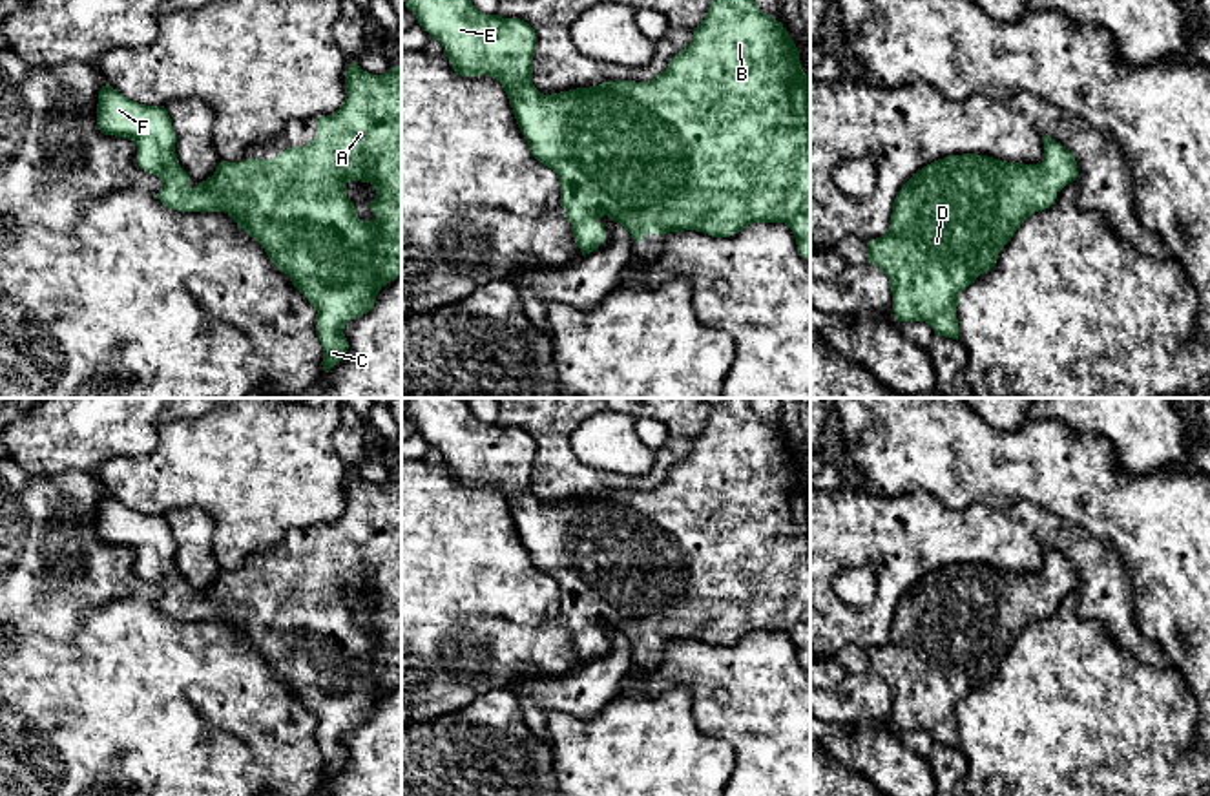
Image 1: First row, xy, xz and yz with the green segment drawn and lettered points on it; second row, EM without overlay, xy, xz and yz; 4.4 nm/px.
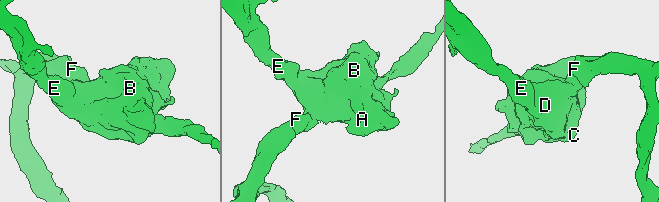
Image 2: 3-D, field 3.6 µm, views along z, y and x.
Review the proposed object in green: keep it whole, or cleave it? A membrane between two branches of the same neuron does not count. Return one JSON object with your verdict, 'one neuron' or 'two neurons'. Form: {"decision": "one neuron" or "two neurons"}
{"decision": "one neuron"}

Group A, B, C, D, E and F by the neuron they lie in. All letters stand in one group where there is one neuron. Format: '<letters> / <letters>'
A B C D E F

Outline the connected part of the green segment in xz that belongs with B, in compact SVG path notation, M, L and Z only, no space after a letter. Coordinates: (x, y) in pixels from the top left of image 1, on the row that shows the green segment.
M405 0L405 7L416 15L418 24L429 33L429 37L433 37L434 40L438 40L442 44L443 55L449 58L456 75L462 75L462 77L487 75L487 77L496 79L502 84L502 88L509 99L509 104L513 108L516 124L518 124L524 139L527 141L531 155L538 162L542 162L544 166L551 168L557 173L557 179L560 184L560 206L564 208L566 219L573 225L575 243L580 248L582 256L597 250L600 246L600 243L606 239L604 225L599 219L608 215L611 221L622 225L637 243L641 243L646 234L664 236L670 232L695 230L695 232L708 234L712 237L730 237L752 223L785 223L796 237L798 254L810 261L810 91L808 91L808 75L801 68L799 49L796 47L788 31L783 27L781 22L777 22L776 18L763 13L756 5L754 0L712 0L704 20L695 27L695 31L692 35L692 42L683 51L679 51L677 55L672 57L672 60L666 64L666 69L662 73L655 75L648 82L611 80L611 82L602 82L599 86L577 88L577 89L551 93L551 95L540 93L533 84L533 53L537 47L537 33L527 22L524 22L520 18L502 18L498 15L485 15L485 13L478 11L471 0Z

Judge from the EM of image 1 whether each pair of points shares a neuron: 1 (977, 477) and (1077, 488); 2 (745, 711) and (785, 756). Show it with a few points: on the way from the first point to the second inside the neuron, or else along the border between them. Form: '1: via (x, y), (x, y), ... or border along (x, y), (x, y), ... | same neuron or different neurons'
1: via (1002, 477), (1052, 477) | same neuron
2: via (756, 722), (780, 745) | same neuron

